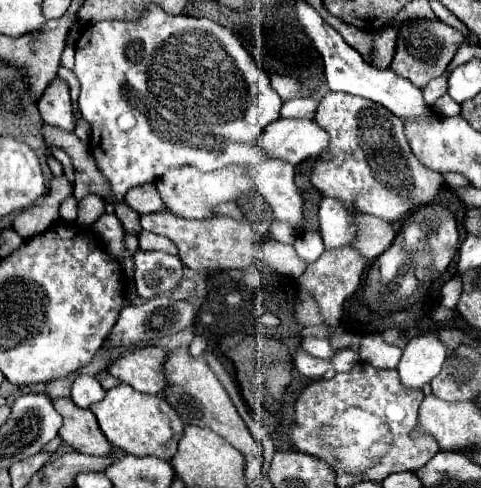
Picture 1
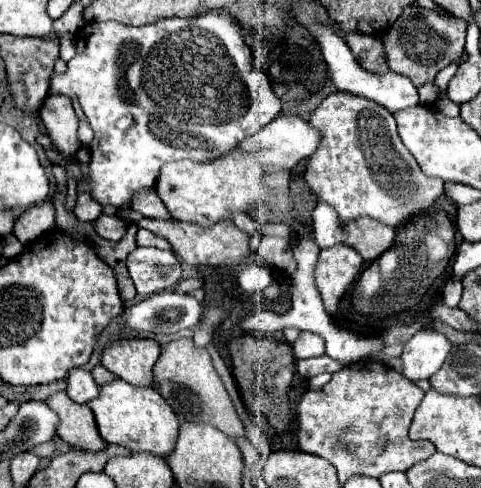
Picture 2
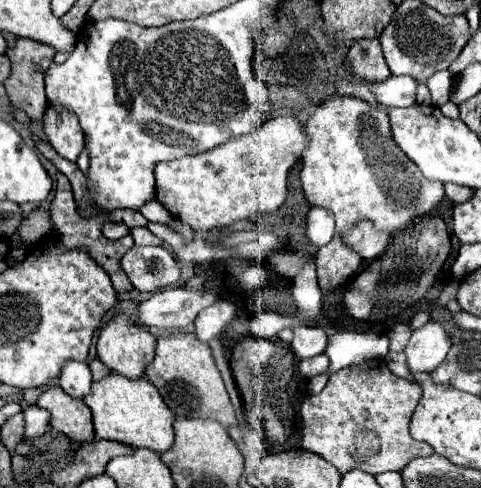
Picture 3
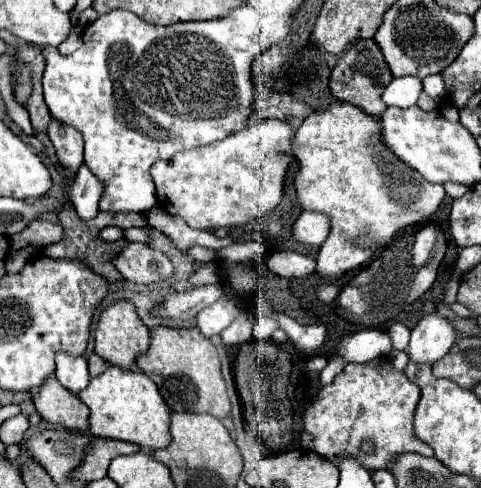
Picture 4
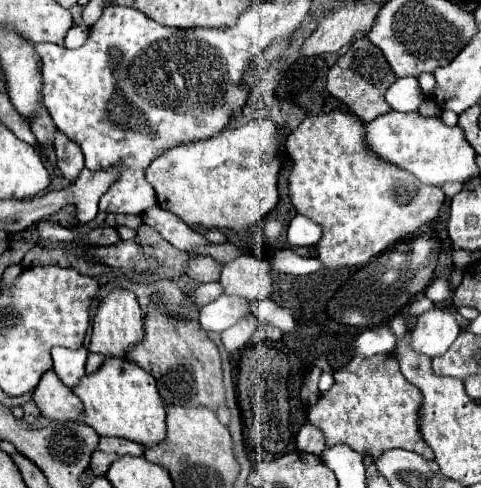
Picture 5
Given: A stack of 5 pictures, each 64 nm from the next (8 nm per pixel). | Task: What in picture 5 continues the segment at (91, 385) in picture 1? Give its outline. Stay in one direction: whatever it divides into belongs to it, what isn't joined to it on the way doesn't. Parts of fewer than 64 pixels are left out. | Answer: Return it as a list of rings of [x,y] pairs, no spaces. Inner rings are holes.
[[[56,346],[56,348],[52,348],[50,354],[54,360],[54,372],[68,388],[72,388],[84,376],[84,364],[86,364],[88,350],[84,346],[76,348],[76,350]]]

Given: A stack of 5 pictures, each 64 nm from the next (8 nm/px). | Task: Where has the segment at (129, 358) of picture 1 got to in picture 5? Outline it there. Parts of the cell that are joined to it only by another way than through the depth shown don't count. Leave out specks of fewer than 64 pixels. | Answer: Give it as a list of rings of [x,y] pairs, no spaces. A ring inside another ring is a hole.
[[[116,288],[96,308],[94,314],[94,330],[92,330],[92,342],[88,346],[90,352],[98,352],[102,356],[124,356],[130,346],[140,342],[144,336],[142,328],[142,310],[138,304],[138,298],[132,290]]]

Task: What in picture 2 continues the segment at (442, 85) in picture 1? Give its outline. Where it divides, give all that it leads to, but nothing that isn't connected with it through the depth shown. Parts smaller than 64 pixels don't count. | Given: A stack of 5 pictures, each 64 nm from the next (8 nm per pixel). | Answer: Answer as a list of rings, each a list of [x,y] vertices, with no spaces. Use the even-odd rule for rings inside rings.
[[[432,82],[418,86],[418,96],[422,104],[434,104],[436,102],[436,86]]]

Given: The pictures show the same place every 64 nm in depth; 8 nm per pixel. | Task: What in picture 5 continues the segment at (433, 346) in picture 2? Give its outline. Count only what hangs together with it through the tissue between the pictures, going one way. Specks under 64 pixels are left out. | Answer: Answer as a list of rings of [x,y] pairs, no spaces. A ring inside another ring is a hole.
[[[434,306],[416,318],[412,330],[412,348],[428,358],[444,354],[460,334],[460,326],[448,308]]]

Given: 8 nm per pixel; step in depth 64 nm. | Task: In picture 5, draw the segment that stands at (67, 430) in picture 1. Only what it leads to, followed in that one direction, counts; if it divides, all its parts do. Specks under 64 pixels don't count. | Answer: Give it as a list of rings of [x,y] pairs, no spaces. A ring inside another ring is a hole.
[[[48,370],[32,394],[42,416],[50,420],[80,420],[82,402],[70,388],[60,384],[54,370]]]

